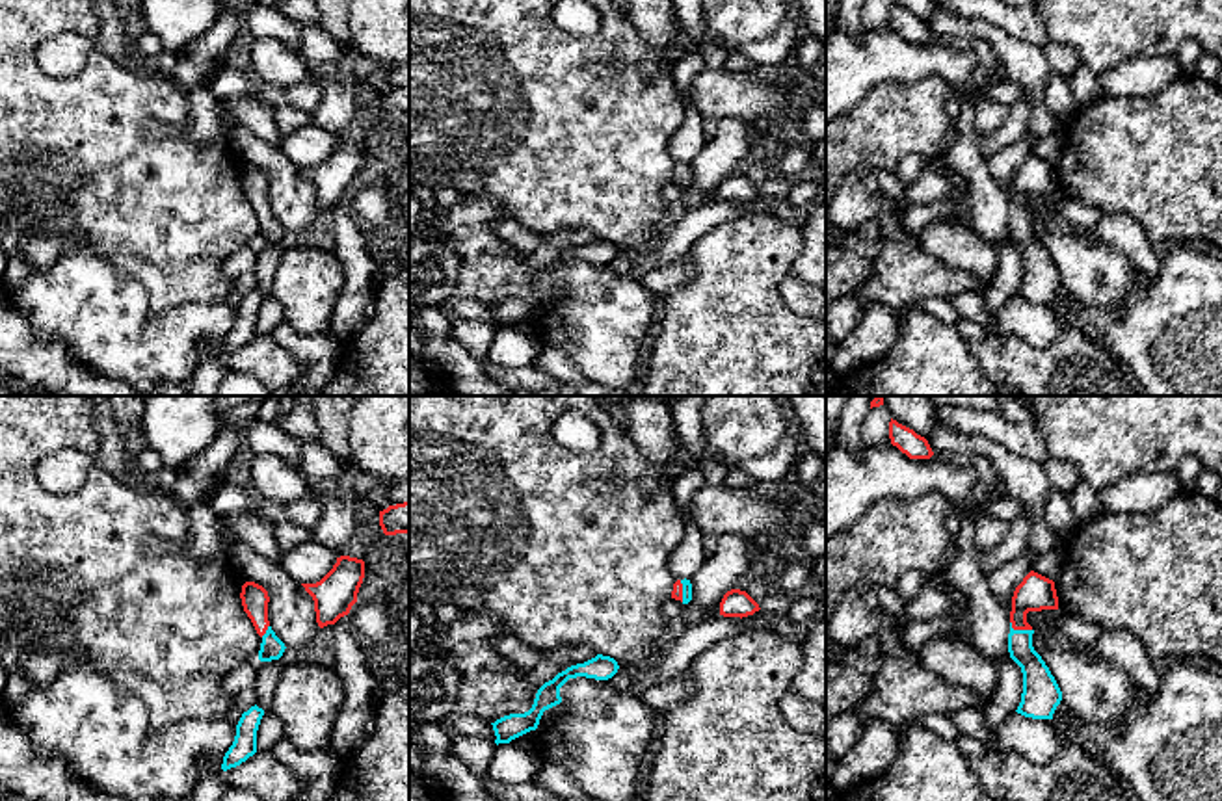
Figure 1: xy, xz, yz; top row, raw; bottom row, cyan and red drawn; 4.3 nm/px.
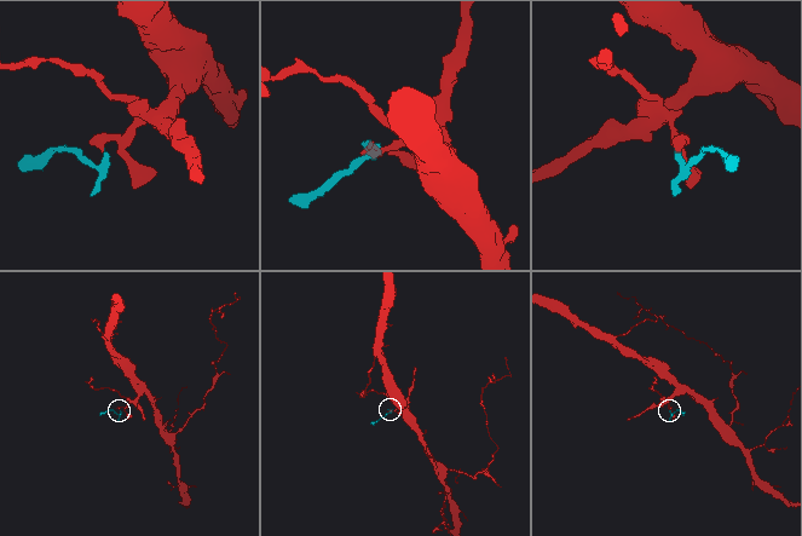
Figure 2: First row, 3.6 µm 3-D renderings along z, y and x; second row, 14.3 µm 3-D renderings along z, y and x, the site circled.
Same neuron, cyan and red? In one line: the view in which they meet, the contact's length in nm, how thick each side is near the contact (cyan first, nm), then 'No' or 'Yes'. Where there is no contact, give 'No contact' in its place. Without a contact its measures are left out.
Touches cyan in yz. Shared border 100 nm. Thickness 140 nm (cyan) against 160 nm. Yes

